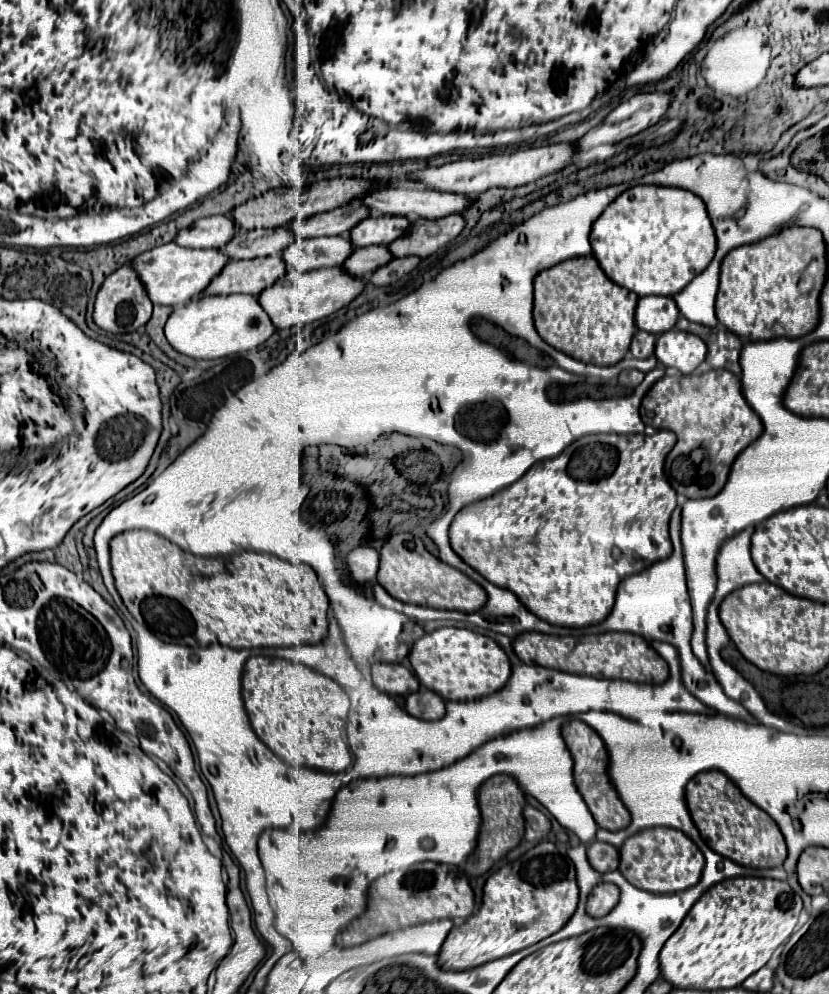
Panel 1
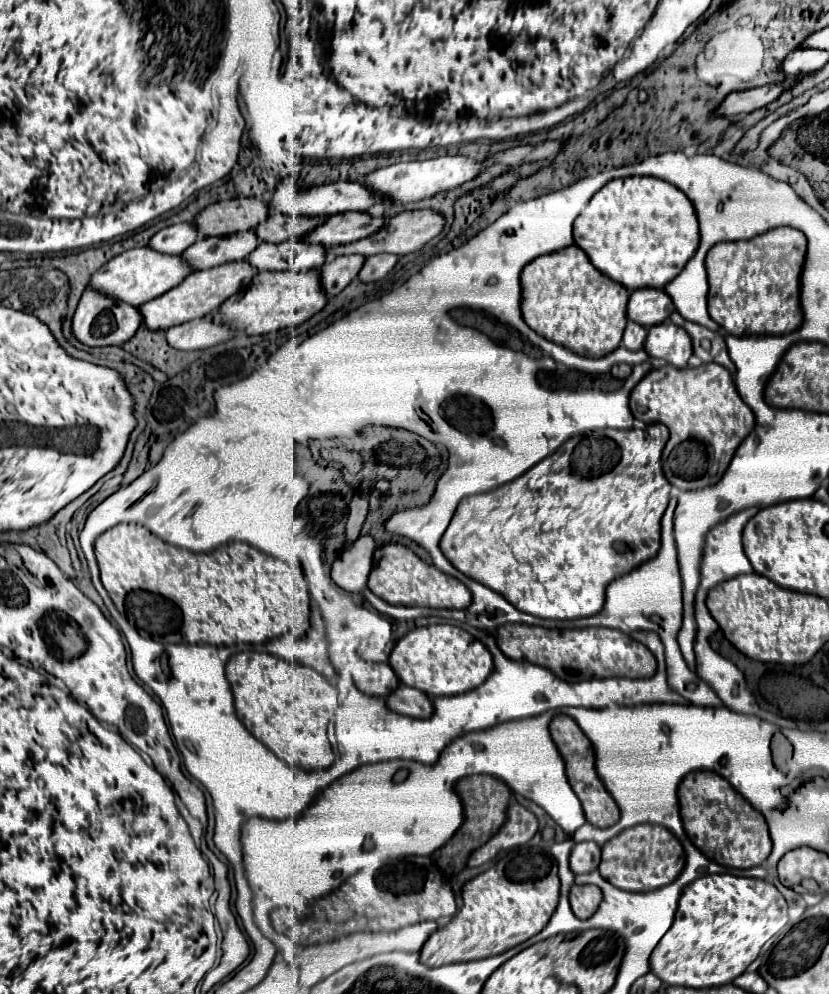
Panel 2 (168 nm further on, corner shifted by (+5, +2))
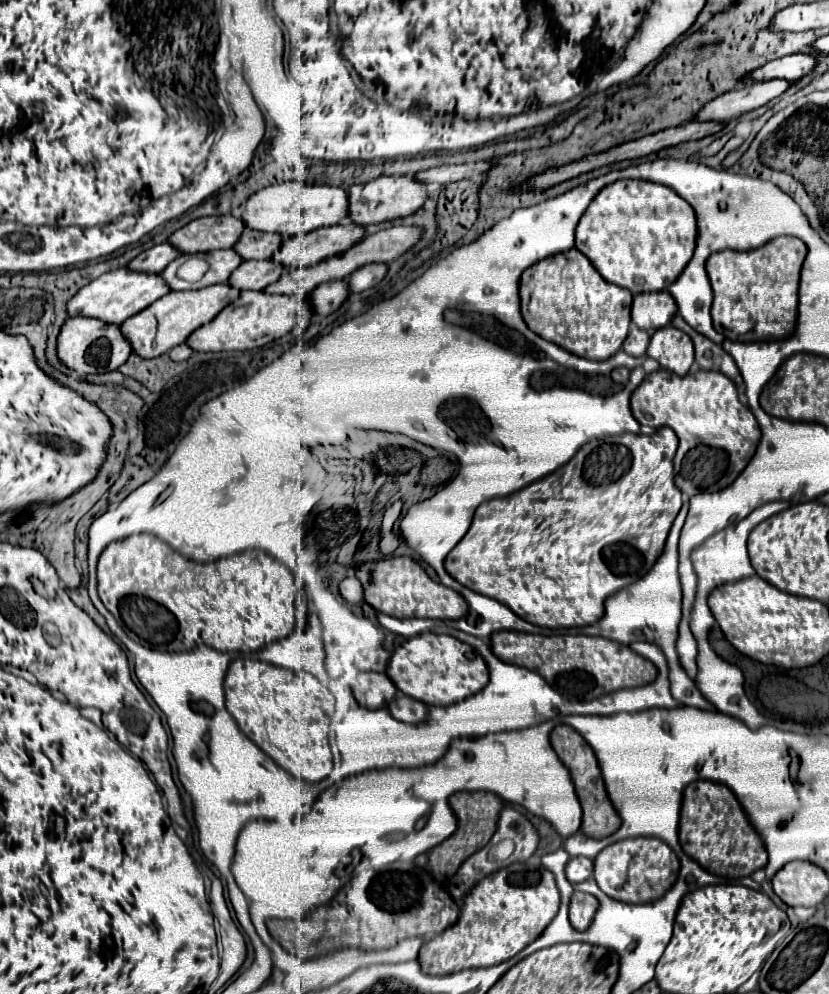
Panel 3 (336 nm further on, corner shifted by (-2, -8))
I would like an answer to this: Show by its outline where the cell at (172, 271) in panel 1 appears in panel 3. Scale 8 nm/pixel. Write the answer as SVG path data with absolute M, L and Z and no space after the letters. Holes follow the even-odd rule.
M118 268L112 272L106 272L104 276L92 280L84 288L80 288L68 302L66 302L66 314L68 318L74 316L86 316L86 318L96 318L106 324L122 324L126 318L142 312L148 308L154 300L170 292L164 282L160 282L158 274L136 274L130 272L128 268Z

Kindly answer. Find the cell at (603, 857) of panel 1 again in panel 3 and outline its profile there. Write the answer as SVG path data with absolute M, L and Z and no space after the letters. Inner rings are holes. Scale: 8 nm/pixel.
M570 858L566 864L566 878L570 884L580 884L592 876L590 858Z

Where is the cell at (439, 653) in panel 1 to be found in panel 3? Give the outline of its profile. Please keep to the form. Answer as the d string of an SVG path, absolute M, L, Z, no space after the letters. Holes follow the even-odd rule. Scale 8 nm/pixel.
M432 632L418 634L398 646L388 662L386 674L398 690L428 706L456 704L488 684L488 666L472 646L452 636Z

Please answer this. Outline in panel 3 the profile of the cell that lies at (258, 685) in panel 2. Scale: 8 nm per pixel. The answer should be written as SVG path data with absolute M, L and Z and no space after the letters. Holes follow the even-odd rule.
M232 660L224 678L226 708L246 734L264 754L280 768L300 780L320 782L332 770L328 746L328 728L334 714L334 696L312 674L284 670L260 660Z

